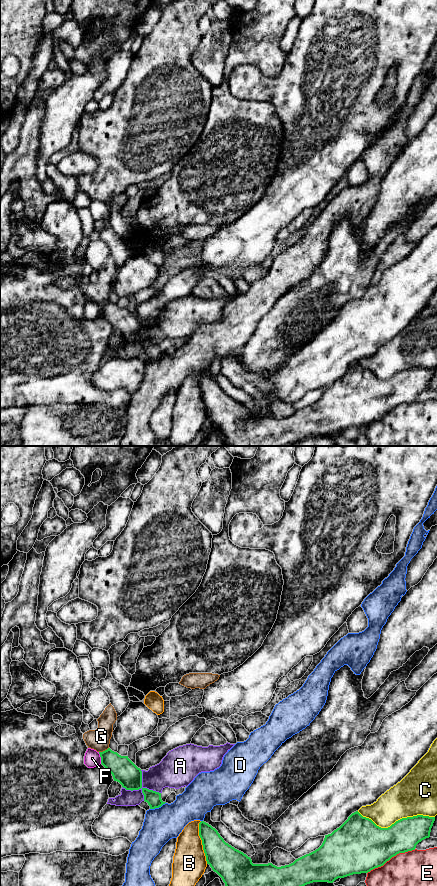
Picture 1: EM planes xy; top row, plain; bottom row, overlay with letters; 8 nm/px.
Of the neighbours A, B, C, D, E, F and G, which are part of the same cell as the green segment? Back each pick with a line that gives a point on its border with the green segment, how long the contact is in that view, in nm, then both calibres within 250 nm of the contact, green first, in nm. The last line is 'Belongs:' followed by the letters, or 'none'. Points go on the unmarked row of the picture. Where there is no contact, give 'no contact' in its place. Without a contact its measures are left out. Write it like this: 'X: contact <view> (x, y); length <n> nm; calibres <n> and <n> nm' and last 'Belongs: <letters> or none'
Belongs: none

